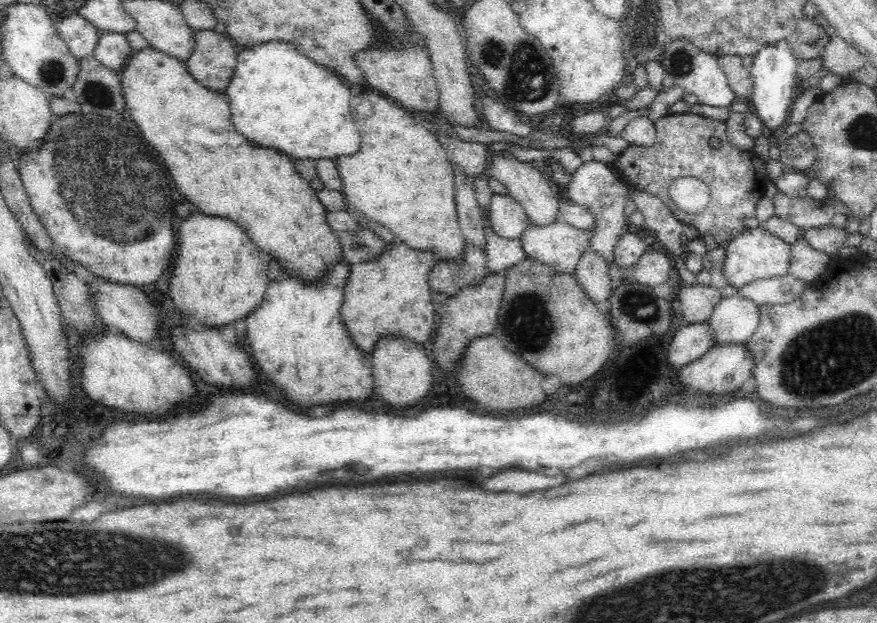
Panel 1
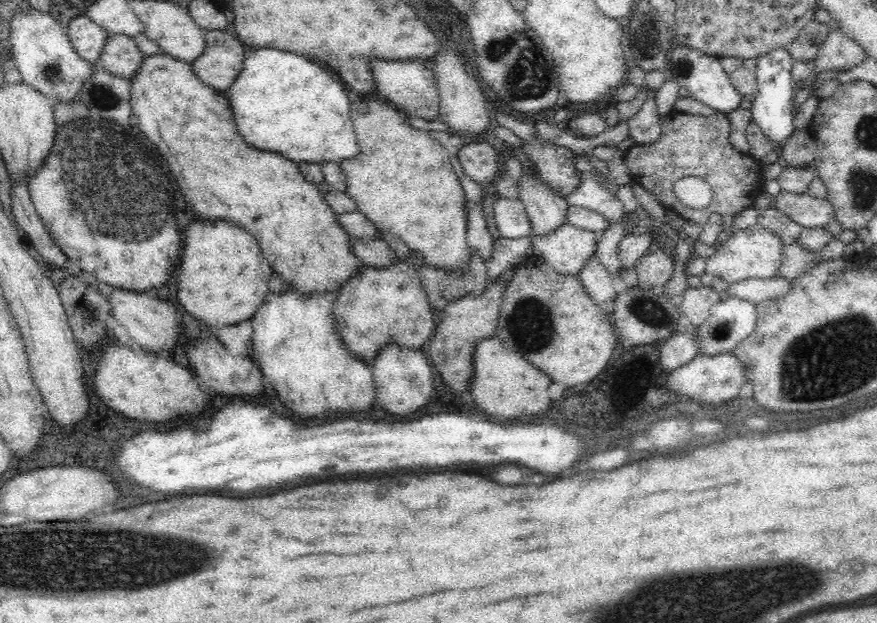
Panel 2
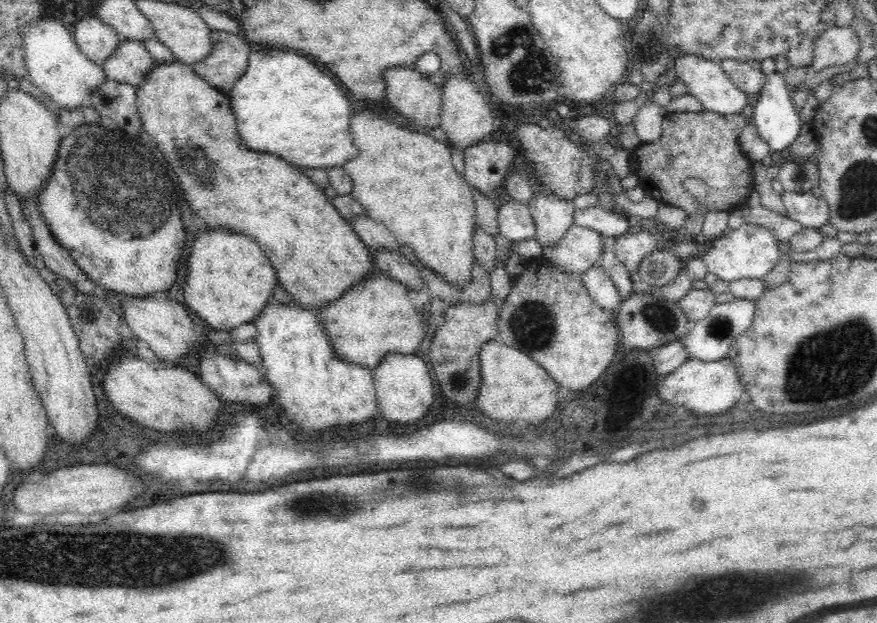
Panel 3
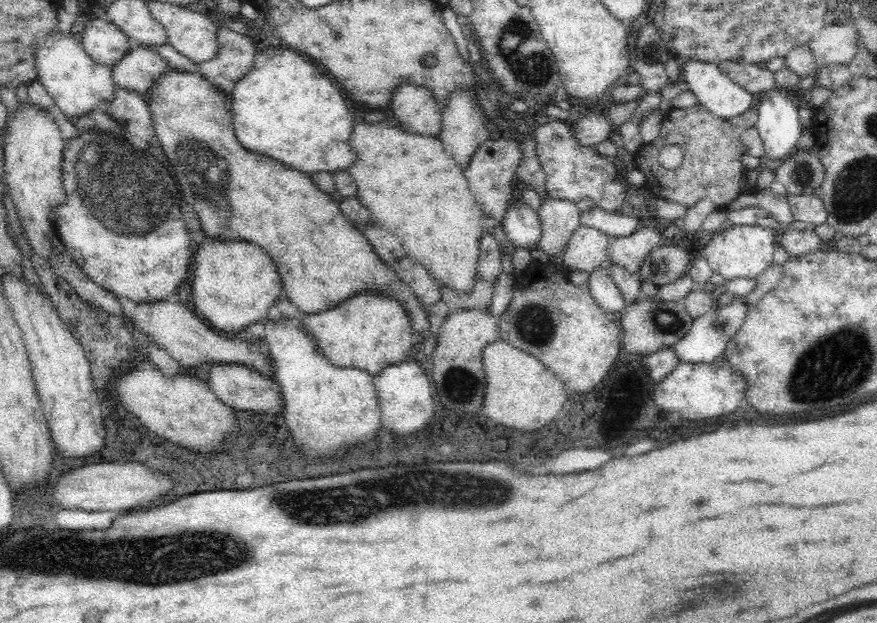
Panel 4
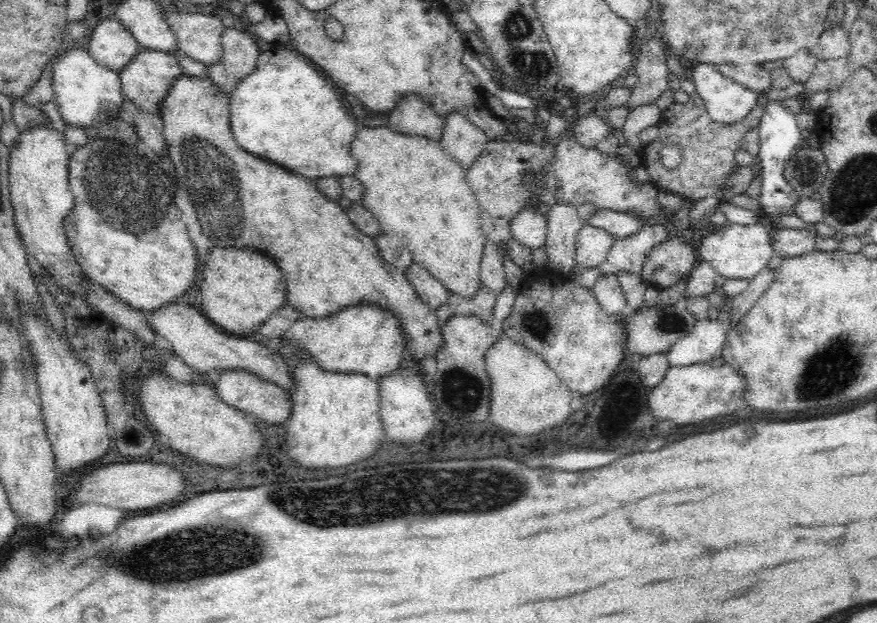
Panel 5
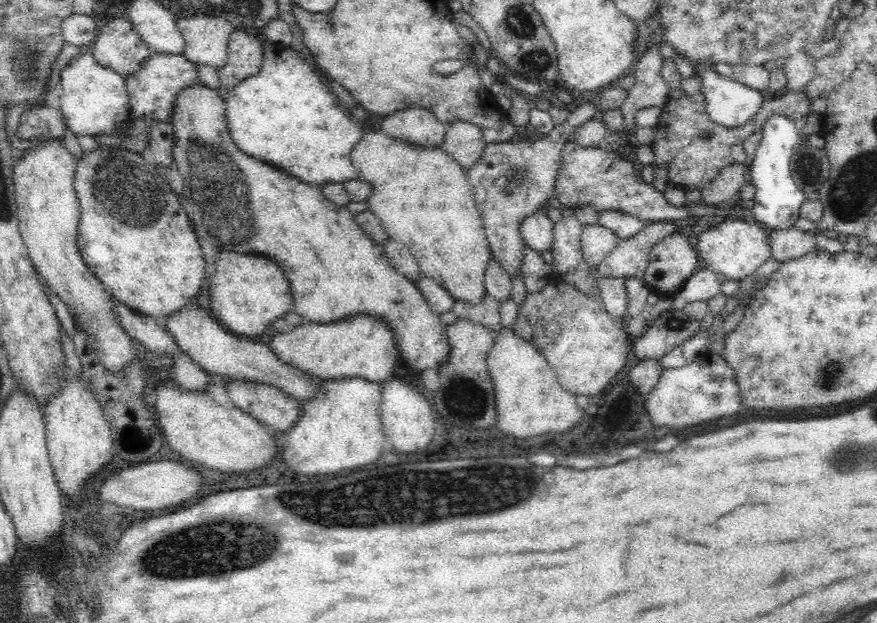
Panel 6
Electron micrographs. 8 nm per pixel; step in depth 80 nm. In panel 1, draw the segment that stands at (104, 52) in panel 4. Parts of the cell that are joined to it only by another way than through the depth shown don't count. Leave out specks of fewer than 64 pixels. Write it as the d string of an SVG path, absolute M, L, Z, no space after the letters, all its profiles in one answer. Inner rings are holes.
M69 15L67 18L54 23L56 33L66 43L72 56L86 58L93 54L98 34L101 30L94 27L86 19L78 15Z

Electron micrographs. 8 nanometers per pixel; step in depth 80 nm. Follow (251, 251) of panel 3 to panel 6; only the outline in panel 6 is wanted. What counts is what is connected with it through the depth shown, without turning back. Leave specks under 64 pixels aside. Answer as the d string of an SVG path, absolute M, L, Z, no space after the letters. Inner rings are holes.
M222 250L214 260L214 268L216 274L210 278L210 288L205 291L210 290L208 300L214 318L230 332L245 338L262 334L272 320L293 310L292 293L284 272L263 256Z

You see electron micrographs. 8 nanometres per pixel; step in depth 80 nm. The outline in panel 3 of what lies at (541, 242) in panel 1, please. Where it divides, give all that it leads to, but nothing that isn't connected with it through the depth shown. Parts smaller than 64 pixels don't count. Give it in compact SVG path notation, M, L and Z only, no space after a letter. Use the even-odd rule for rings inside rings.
M572 226L552 246L541 246L539 259L563 273L582 275L602 256L603 235Z

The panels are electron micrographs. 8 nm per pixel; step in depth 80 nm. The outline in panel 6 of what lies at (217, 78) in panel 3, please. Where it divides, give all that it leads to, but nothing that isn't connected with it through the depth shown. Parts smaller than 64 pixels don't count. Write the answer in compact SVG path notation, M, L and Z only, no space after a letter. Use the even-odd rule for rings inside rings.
M233 29L228 34L228 60L216 69L220 86L228 92L246 78L258 74L262 66L262 46L244 30Z

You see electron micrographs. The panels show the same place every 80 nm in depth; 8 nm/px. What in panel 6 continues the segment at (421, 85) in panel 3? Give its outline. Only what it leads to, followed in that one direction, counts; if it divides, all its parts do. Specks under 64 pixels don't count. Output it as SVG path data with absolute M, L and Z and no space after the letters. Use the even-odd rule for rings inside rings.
M412 106L386 116L380 129L392 138L416 146L439 146L444 142L447 125L440 122L427 108Z

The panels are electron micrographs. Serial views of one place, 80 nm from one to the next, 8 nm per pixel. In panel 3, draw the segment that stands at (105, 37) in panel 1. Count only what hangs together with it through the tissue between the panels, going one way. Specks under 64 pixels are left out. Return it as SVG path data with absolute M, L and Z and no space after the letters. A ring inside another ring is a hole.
M120 38L114 52L101 65L106 79L138 86L144 82L154 59L142 41Z

